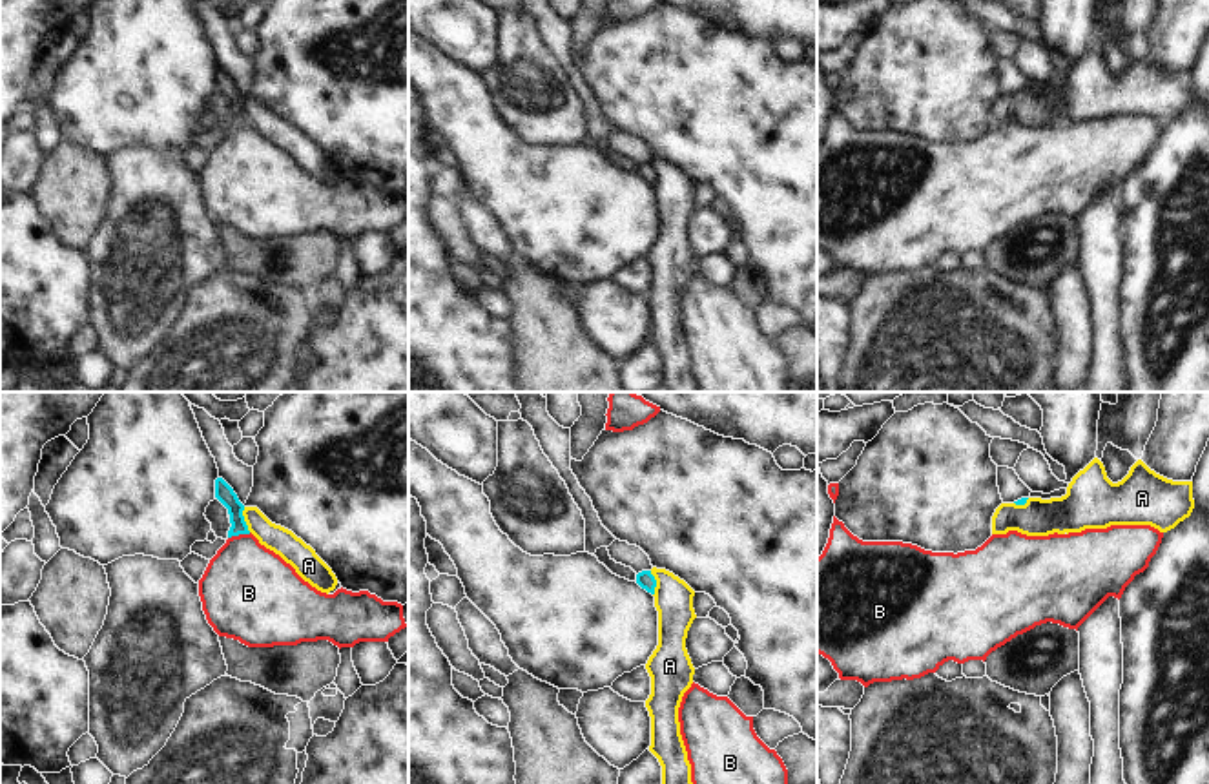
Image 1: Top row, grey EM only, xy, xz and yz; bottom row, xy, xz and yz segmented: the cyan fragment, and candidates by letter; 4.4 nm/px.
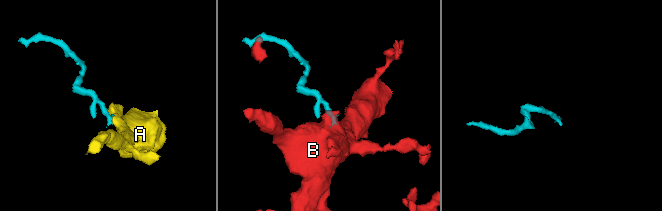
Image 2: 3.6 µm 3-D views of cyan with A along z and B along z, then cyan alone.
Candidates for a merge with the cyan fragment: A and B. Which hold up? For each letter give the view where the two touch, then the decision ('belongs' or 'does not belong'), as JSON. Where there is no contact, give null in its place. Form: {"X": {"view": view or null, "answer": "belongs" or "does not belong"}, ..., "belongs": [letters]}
{"A": {"view": "xy", "answer": "does not belong"}, "B": {"view": "xy", "answer": "belongs"}, "belongs": ["B"]}

